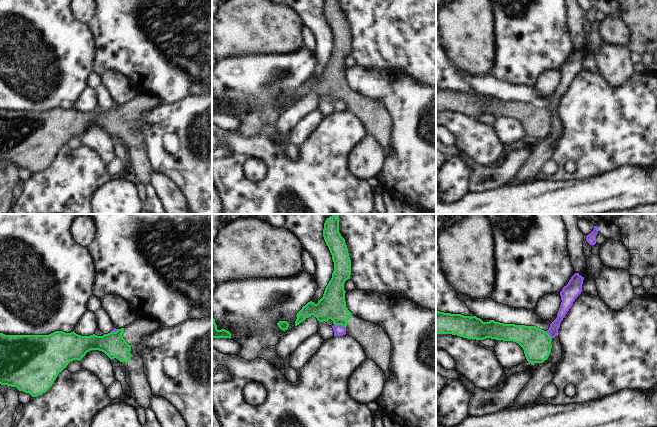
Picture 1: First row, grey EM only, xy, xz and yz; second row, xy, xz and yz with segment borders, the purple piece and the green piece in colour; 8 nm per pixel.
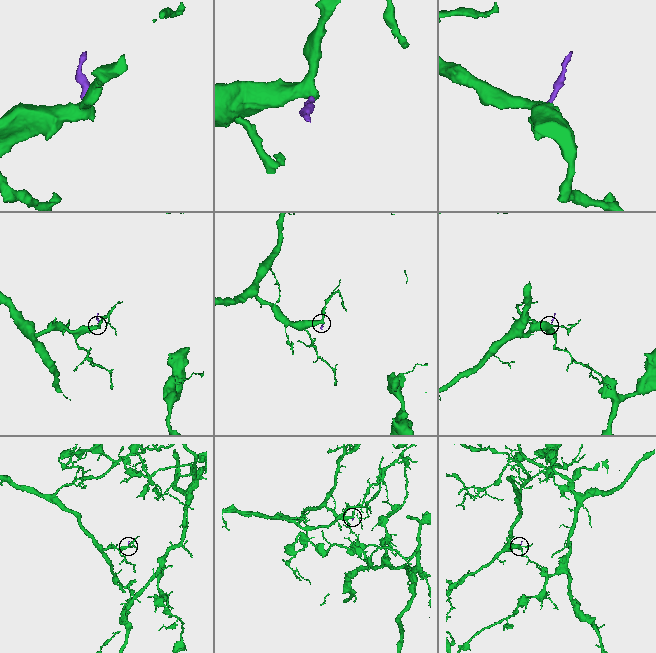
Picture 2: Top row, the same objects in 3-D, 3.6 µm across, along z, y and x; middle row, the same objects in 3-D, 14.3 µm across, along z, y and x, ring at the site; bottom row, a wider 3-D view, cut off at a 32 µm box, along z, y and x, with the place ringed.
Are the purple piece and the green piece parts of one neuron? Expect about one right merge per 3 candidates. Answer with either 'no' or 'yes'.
no

